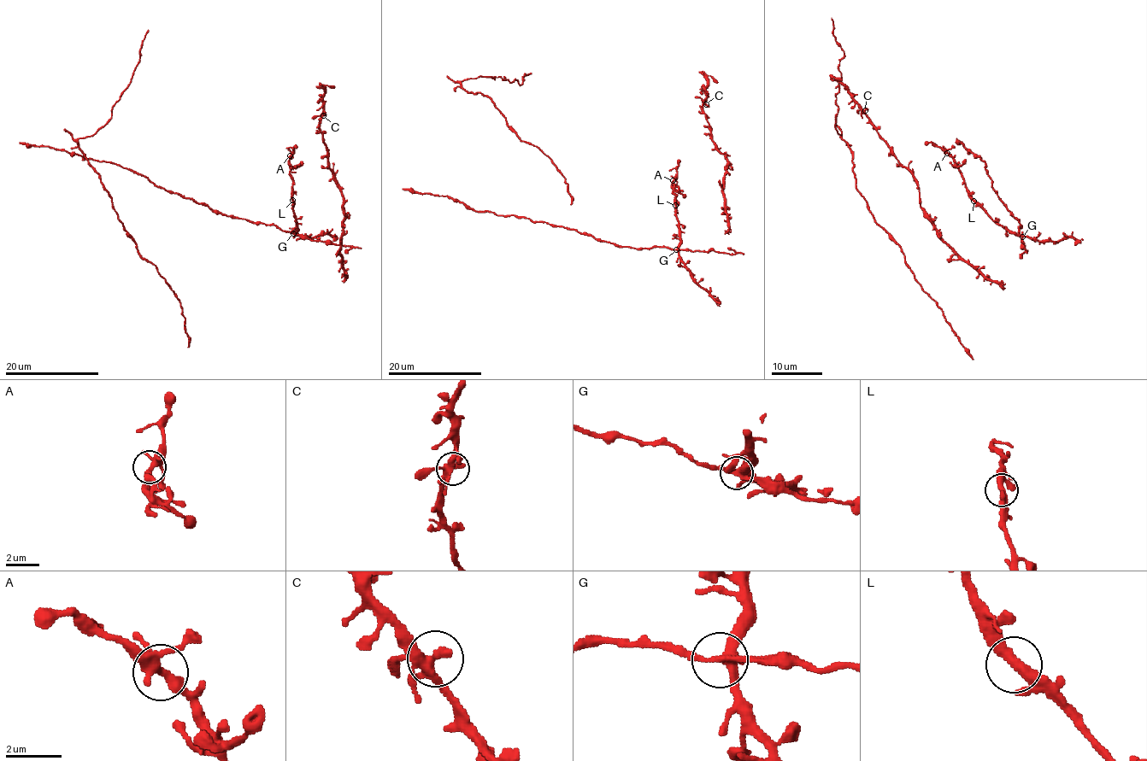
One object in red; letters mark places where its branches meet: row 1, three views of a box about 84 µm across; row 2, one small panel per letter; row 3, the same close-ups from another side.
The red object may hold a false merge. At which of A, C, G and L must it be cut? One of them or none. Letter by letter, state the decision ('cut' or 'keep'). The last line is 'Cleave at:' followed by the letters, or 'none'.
A: keep
C: keep
G: cut
L: keep
Cleave at: G

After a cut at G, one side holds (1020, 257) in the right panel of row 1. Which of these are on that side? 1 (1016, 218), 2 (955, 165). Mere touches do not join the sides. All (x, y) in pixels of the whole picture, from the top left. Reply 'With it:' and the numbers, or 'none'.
With it: 1

